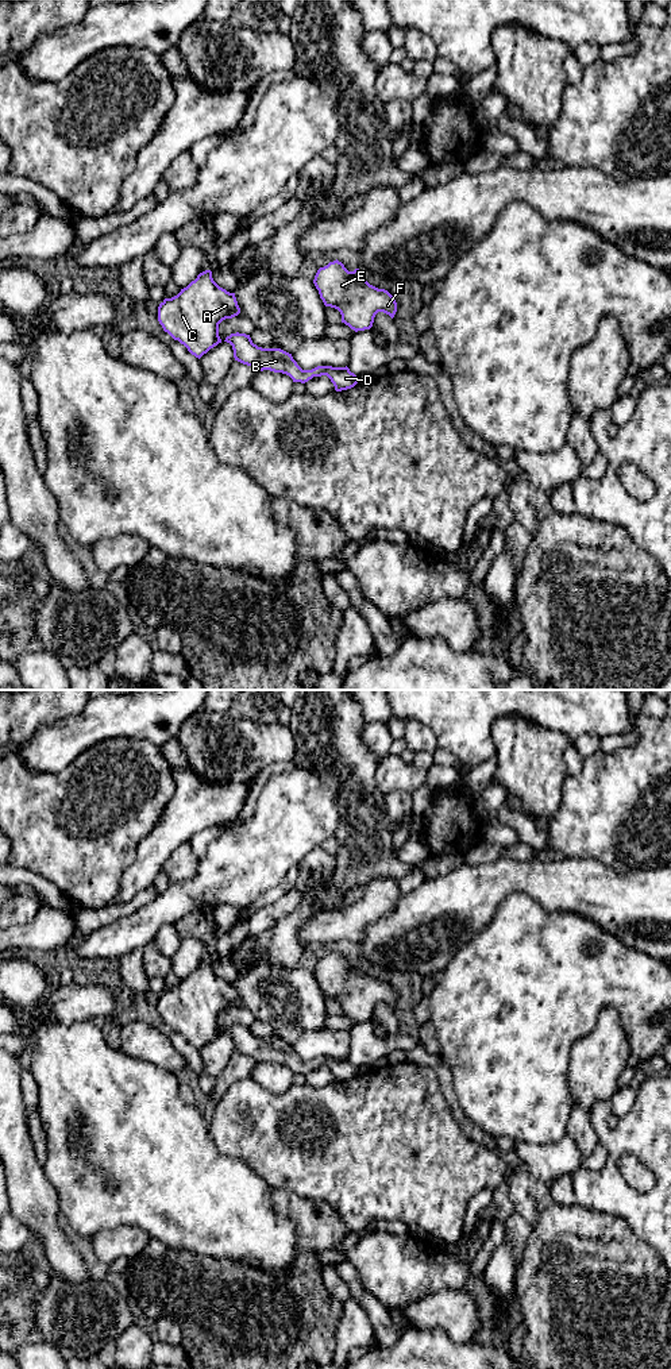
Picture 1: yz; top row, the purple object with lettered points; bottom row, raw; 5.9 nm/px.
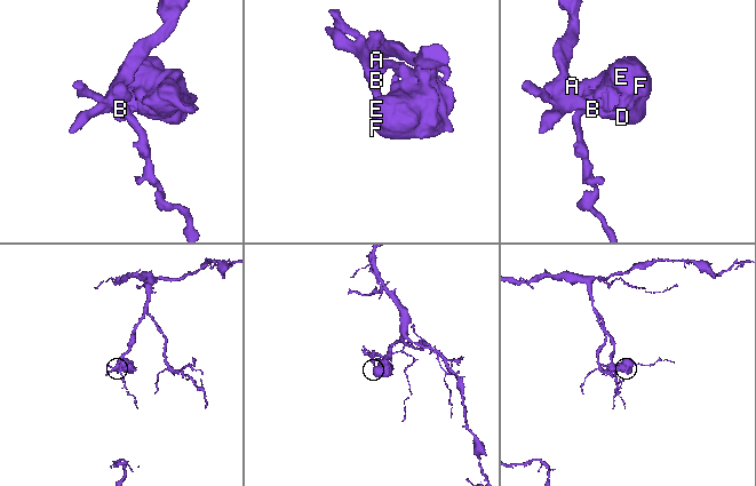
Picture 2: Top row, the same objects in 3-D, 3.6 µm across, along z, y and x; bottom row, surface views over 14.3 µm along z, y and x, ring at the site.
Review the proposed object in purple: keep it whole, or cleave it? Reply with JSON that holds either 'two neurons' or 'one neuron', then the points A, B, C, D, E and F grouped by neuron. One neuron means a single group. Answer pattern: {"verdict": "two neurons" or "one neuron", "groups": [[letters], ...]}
{"verdict": "one neuron", "groups": [["A", "B", "C", "D", "E", "F"]]}

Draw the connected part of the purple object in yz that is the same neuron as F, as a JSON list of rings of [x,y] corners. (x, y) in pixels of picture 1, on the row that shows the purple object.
[[[338,259],[320,267],[313,284],[324,305],[338,309],[342,323],[355,332],[370,329],[378,312],[392,319],[397,312],[397,302],[387,290],[370,285],[366,273],[348,271]]]

